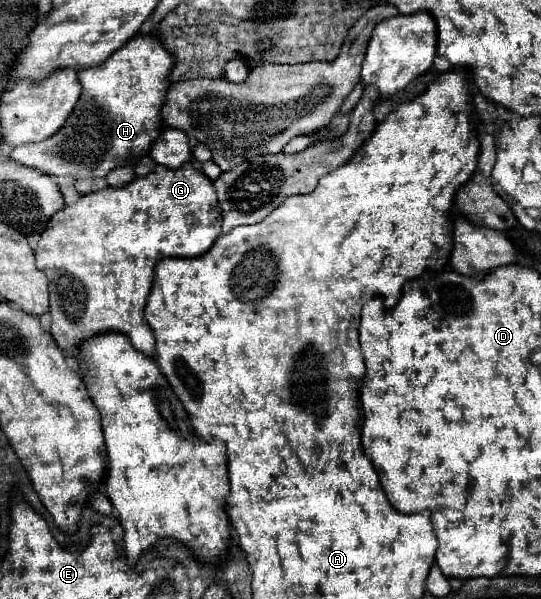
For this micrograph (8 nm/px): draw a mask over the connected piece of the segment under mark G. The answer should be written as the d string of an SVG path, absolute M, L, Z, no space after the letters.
M191 164L179 168L179 170L167 170L165 166L159 166L153 174L149 176L143 176L143 178L135 178L133 182L129 182L125 188L107 188L107 190L99 190L95 194L89 194L89 196L81 196L73 206L65 206L63 210L59 210L51 220L49 220L49 226L47 230L41 234L39 238L39 246L35 248L35 258L37 258L37 268L43 270L49 278L49 294L51 294L51 334L57 342L57 346L65 352L67 358L75 358L77 354L77 348L81 346L81 342L97 336L97 334L105 334L105 332L119 332L119 334L125 334L131 338L131 344L135 350L143 352L145 356L149 358L155 358L155 338L153 338L153 332L147 324L147 320L143 318L143 310L145 310L145 302L147 302L147 296L149 296L149 290L153 286L153 270L155 270L155 264L161 260L161 258L195 258L195 256L201 256L205 254L211 244L217 240L217 236L221 234L221 210L219 210L219 204L217 204L217 196L215 196L215 188L213 188L213 182L203 174L199 172L197 168L193 168Z

